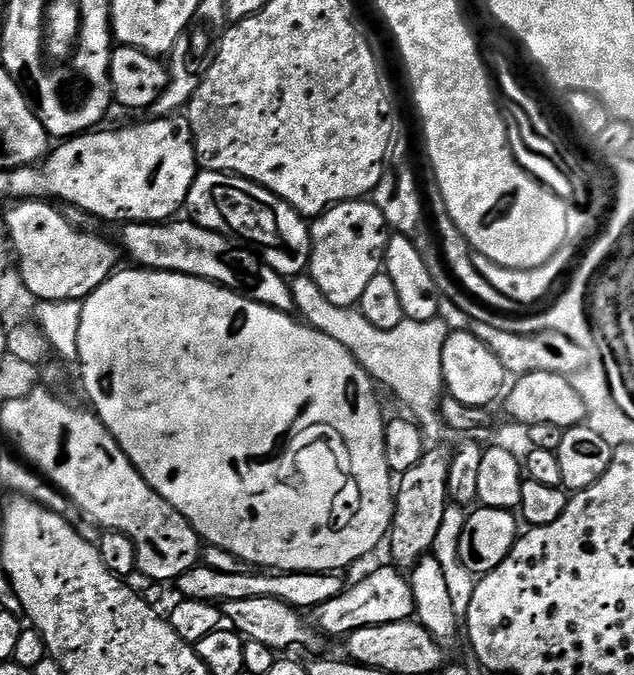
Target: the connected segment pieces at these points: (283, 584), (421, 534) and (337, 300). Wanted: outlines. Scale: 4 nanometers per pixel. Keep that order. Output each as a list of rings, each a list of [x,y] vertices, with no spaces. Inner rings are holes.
[[[197,566],[186,570],[178,581],[179,595],[186,600],[211,600],[223,602],[238,598],[274,598],[286,602],[297,610],[314,610],[322,602],[330,602],[338,594],[342,594],[346,587],[343,575],[335,572],[286,572],[283,574],[261,574],[256,570],[249,570],[246,574],[218,574],[218,570],[210,570]]]
[[[444,446],[429,447],[415,466],[402,473],[394,488],[396,509],[392,515],[392,526],[388,529],[386,548],[392,551],[391,563],[404,570],[411,570],[422,557],[435,549],[432,547],[444,528],[444,515],[450,509],[448,479],[453,449],[440,447]]]
[[[367,199],[347,200],[315,217],[310,228],[312,259],[310,274],[318,282],[318,290],[334,302],[334,306],[354,308],[359,305],[366,285],[384,267],[384,251],[390,239],[390,229],[382,210]]]

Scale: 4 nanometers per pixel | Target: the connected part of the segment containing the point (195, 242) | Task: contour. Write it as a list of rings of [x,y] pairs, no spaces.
[[[176,218],[171,222],[125,223],[124,229],[120,232],[120,240],[118,239],[123,255],[127,259],[129,256],[133,260],[131,263],[138,268],[151,268],[154,272],[177,272],[187,276],[197,276],[200,280],[209,280],[220,284],[223,288],[234,288],[241,296],[257,300],[259,304],[265,304],[279,312],[291,313],[293,311],[291,283],[285,277],[277,274],[266,261],[261,260],[251,247],[241,246],[214,230],[206,230],[201,224],[191,219],[180,219]]]

